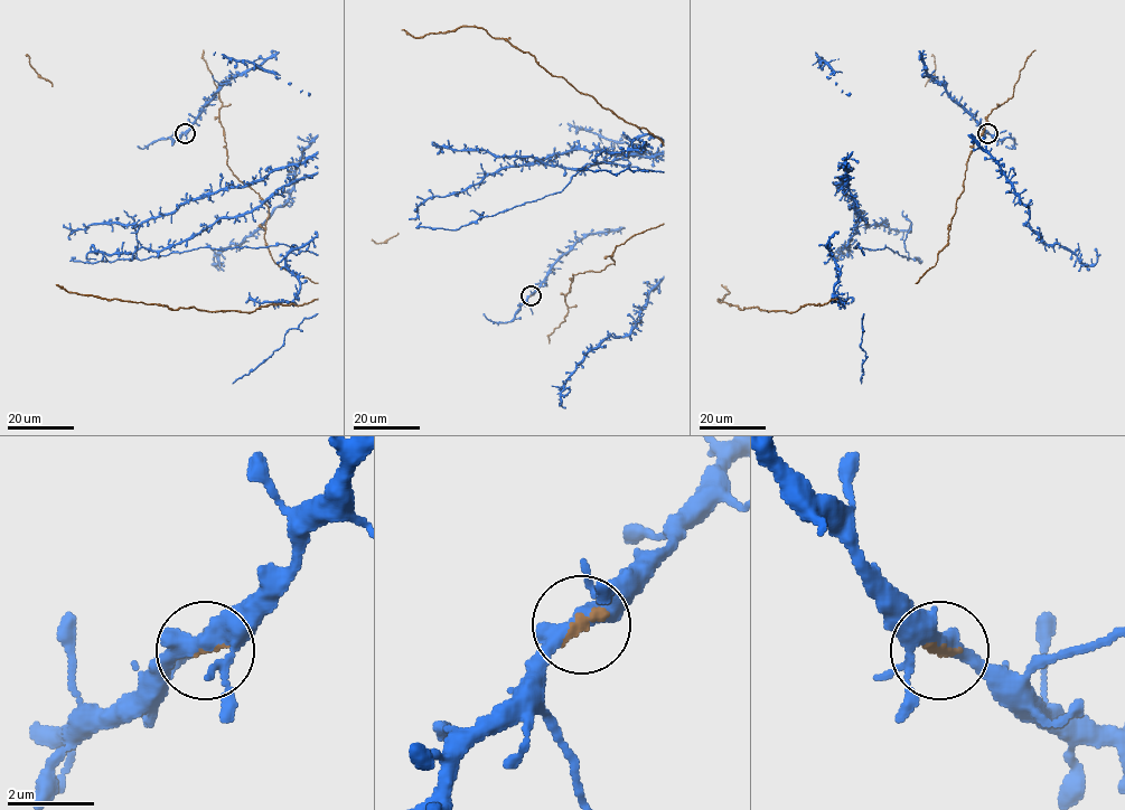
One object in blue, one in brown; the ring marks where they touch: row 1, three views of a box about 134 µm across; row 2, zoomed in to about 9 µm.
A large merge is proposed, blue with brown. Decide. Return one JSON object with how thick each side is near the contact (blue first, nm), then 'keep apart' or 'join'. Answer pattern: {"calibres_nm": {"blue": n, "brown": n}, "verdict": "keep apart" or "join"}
{"calibres_nm": {"blue": 360, "brown": 130}, "verdict": "join"}

